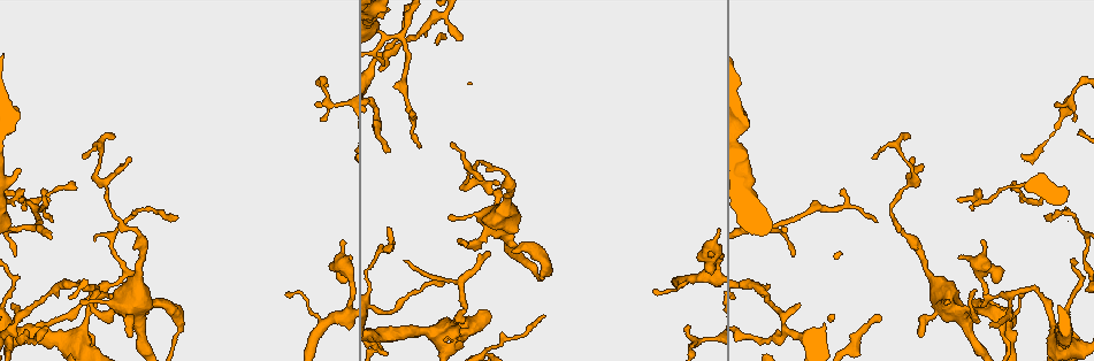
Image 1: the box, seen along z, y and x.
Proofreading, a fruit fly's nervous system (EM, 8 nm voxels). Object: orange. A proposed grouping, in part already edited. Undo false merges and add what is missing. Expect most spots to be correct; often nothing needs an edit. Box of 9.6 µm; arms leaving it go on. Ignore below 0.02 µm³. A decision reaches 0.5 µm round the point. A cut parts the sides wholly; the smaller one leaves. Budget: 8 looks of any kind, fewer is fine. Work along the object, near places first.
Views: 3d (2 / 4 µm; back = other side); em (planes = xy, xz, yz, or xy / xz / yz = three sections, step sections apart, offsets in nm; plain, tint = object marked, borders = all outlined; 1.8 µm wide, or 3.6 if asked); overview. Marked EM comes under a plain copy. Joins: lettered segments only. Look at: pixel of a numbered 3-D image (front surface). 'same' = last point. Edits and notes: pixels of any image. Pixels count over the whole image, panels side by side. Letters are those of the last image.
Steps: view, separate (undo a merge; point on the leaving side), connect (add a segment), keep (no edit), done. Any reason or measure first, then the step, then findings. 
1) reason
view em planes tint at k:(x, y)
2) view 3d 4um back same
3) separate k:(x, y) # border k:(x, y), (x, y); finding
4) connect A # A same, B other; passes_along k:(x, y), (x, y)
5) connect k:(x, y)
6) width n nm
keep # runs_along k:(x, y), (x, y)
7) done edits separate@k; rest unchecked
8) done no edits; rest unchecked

view em xy step 8 borders at 1:(513, 251)

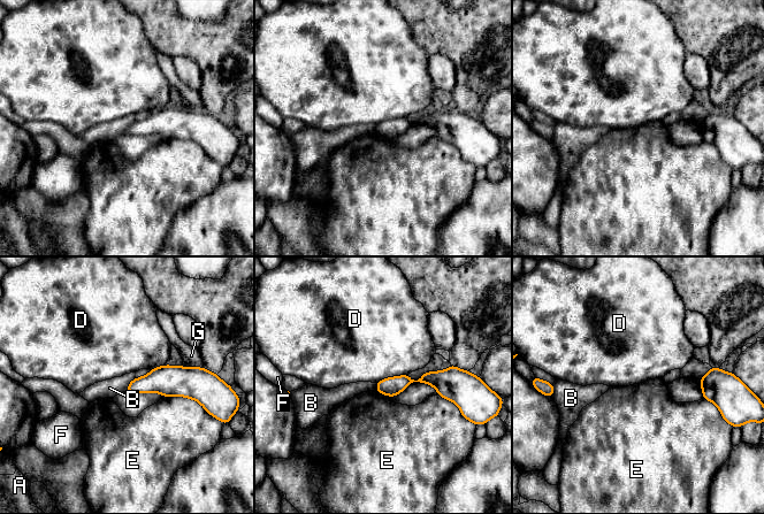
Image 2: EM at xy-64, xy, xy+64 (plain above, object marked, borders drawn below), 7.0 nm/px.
longest_contact E 280 nm
keep # A other, B other, D other, E other, F other, G other; runs_along 2:(452, 380), (404, 381), (379, 388); none of them fits

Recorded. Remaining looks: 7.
branch stops here
view em planes tint at 1:(132, 335)

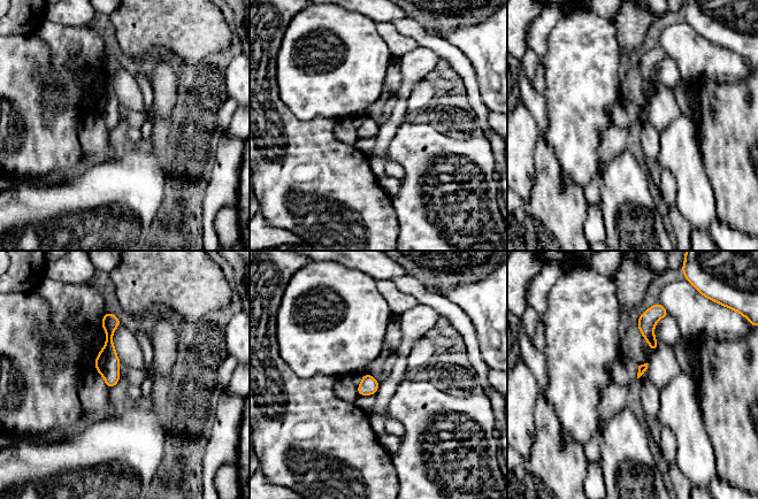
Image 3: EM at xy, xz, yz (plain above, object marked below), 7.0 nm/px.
view em planes borders same

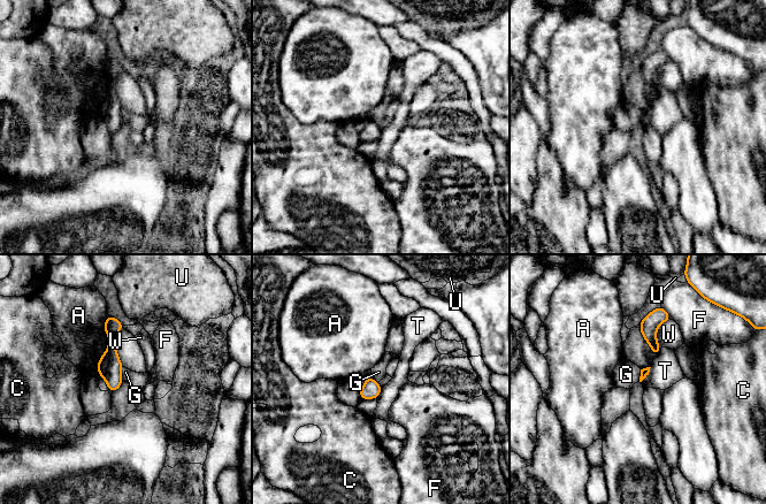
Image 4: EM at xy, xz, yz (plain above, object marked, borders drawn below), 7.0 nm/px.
keep # A other, C other, F other, G other, T other, U other, W other; runs_along 4:(109, 320), (112, 325), (112, 388); no lettered segment goes on from it

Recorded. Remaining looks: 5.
view em xz step 4 borders at 1:(174, 216)

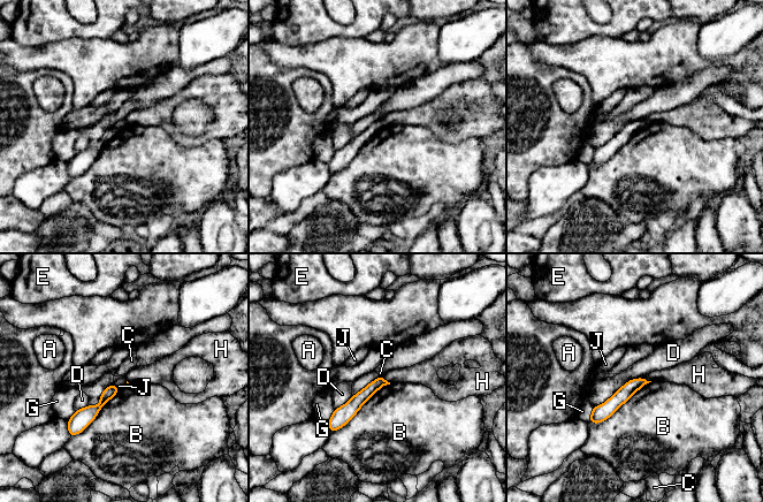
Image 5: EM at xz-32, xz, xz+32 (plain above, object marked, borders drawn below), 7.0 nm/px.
longest_contact B 550 nm
keep # A other, B other, C other, D other, E other, G other, H other, J other; border 5:(113, 383), (88, 405); none of them fits

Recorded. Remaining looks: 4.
view 3d 2um at 1:(93, 339)

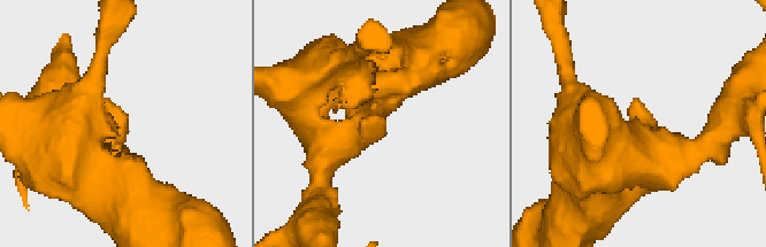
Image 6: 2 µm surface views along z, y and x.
arms 3
view em planes borders at 6:(373, 93)

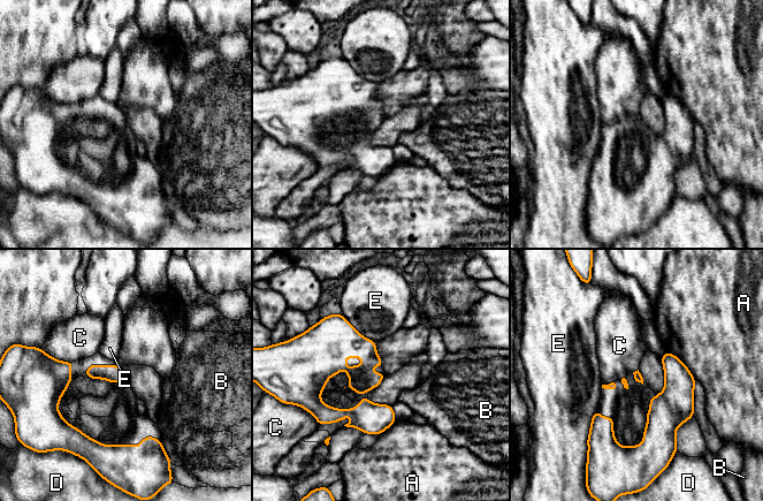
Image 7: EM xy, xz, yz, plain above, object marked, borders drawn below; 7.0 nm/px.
keep # A other, B other, C other, D other, E other; none of them fits

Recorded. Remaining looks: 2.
done no edits; rest unchecked

